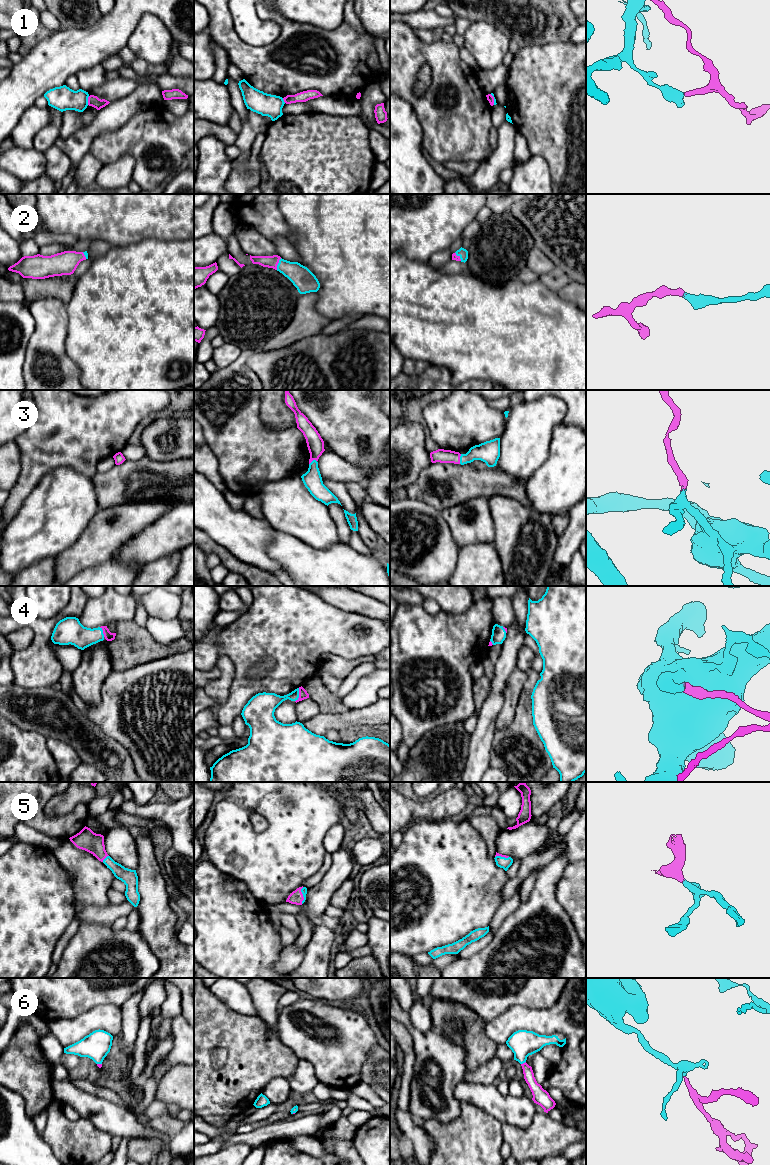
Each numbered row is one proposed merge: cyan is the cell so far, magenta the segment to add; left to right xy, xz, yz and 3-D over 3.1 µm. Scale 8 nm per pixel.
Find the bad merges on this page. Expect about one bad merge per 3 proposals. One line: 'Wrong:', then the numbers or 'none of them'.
Wrong: 1

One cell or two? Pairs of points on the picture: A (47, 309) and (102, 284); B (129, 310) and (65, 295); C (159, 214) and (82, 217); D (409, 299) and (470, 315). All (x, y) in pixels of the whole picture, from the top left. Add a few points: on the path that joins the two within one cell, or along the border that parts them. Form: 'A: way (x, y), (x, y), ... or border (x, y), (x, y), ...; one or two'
A: border (66, 305), (67, 329); two
B: border (75, 284), (71, 299), (66, 304); two
C: way (140, 214), (101, 214); one
D: way (424, 313), (427, 315), (455, 315); one

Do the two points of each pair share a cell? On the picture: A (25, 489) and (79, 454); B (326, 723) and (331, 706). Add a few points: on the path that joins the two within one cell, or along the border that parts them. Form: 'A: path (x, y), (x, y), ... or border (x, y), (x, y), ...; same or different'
A: path (34, 474), (54, 454), (64, 454); same
B: border (349, 709), (341, 713), (320, 712); different

